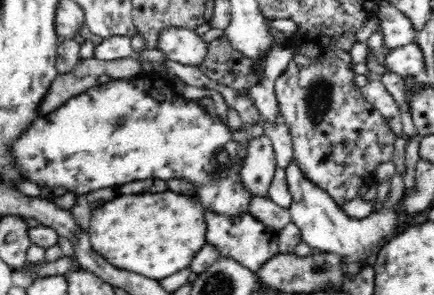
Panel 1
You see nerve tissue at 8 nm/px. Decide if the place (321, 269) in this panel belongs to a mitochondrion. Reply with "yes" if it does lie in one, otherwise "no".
yes

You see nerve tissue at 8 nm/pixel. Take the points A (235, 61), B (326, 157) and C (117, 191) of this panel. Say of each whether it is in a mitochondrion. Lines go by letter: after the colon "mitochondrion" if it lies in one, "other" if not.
A: other
B: other
C: other

